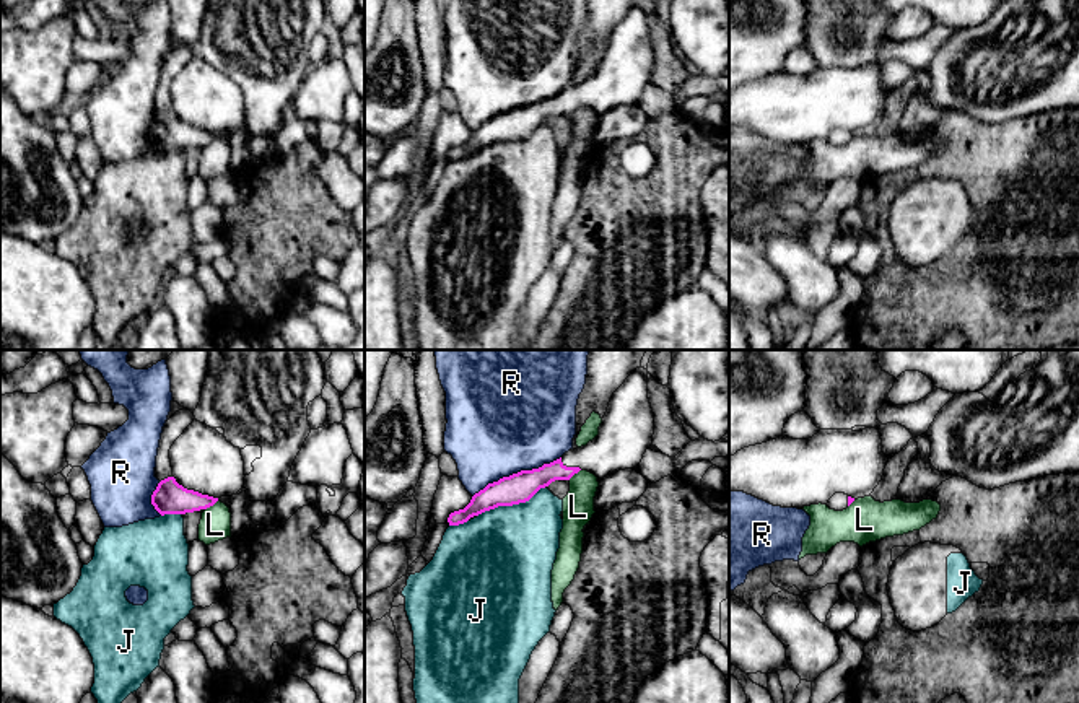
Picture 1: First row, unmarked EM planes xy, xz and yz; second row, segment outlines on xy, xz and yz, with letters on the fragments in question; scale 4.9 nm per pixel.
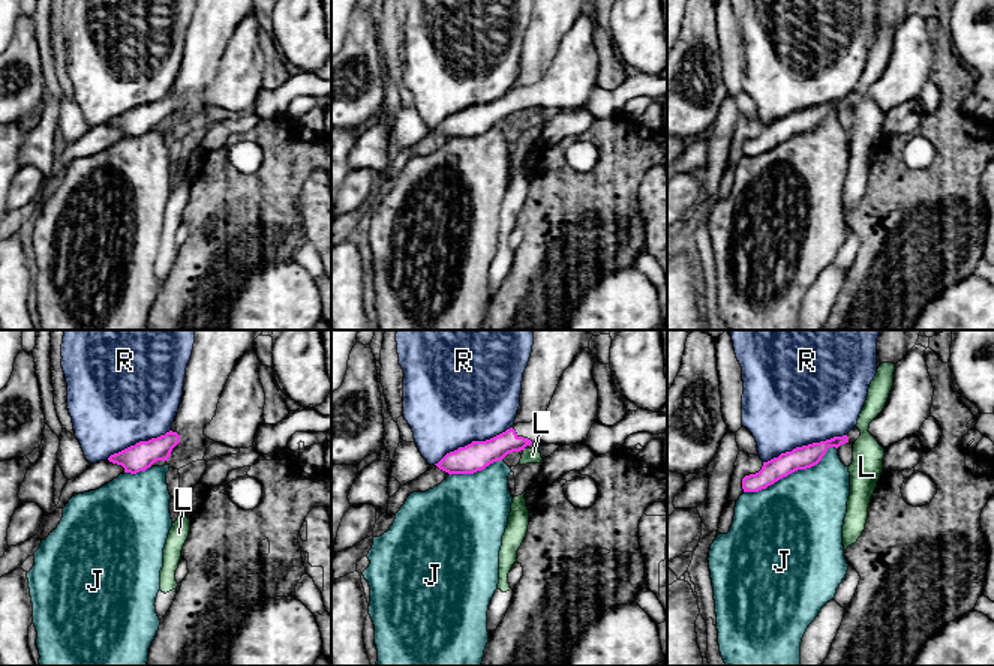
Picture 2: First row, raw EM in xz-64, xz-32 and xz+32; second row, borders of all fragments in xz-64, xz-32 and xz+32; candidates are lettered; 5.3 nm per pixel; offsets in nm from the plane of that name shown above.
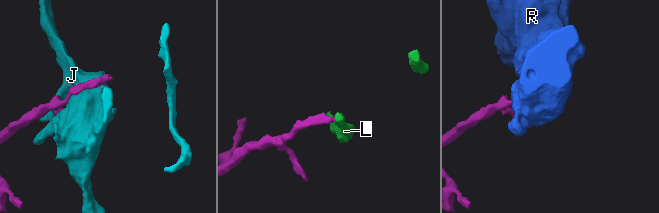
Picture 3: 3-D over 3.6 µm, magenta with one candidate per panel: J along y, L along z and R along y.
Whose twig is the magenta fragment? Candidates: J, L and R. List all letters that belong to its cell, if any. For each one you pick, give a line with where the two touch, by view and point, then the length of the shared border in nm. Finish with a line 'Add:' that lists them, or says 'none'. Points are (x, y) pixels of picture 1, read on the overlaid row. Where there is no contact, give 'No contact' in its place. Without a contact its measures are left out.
Add: none

